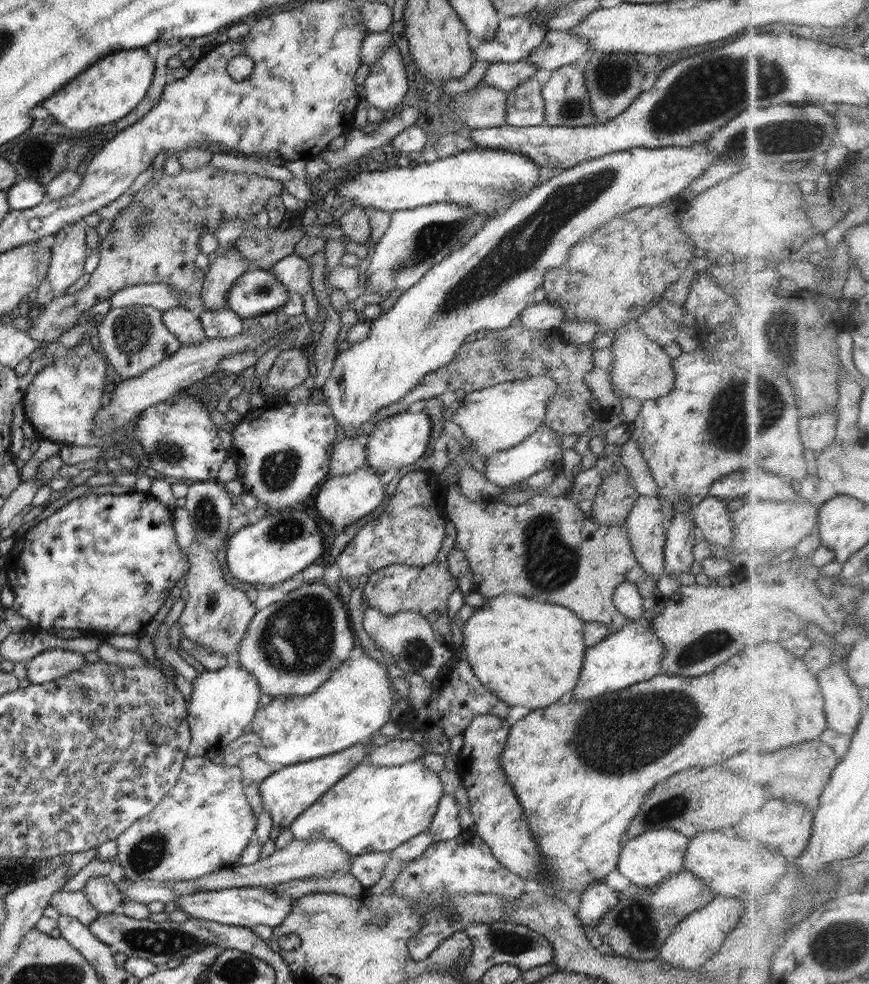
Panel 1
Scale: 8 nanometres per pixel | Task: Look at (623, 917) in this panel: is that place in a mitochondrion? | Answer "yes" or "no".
yes

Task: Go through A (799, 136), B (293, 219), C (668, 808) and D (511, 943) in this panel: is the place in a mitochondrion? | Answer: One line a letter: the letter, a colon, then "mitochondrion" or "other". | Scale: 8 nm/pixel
A: mitochondrion
B: other
C: mitochondrion
D: mitochondrion

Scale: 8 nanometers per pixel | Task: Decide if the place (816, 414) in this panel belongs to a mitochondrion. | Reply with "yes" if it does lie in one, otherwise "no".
no

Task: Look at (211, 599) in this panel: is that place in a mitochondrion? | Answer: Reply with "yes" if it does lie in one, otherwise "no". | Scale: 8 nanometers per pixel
yes

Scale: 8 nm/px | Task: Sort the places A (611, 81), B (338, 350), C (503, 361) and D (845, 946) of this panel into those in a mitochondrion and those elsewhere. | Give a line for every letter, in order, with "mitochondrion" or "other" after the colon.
A: mitochondrion
B: other
C: mitochondrion
D: mitochondrion

